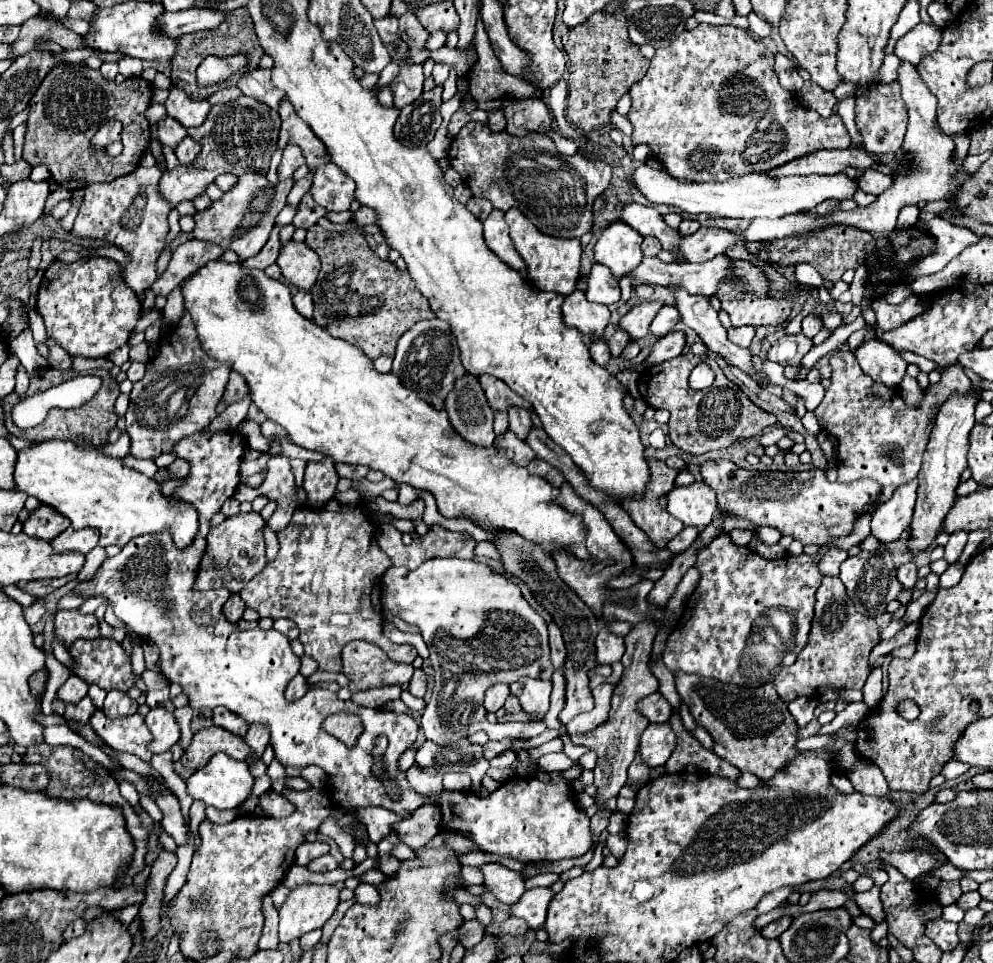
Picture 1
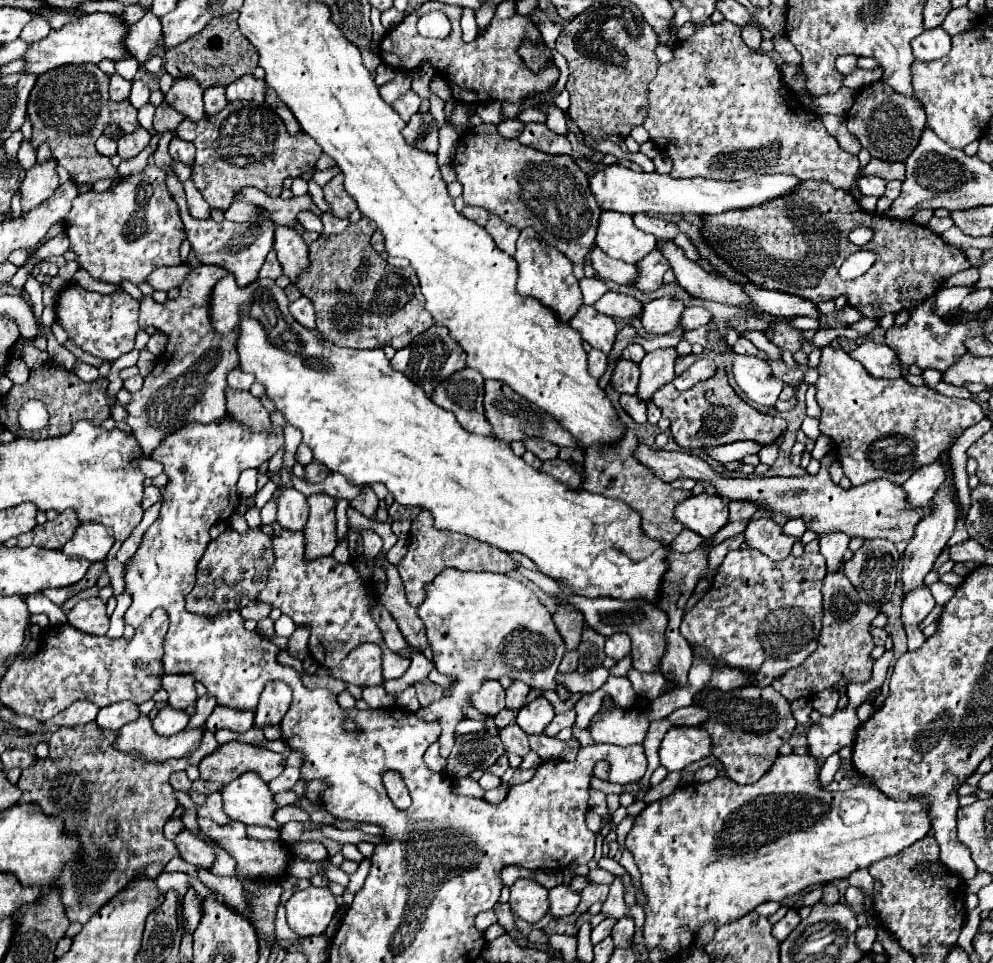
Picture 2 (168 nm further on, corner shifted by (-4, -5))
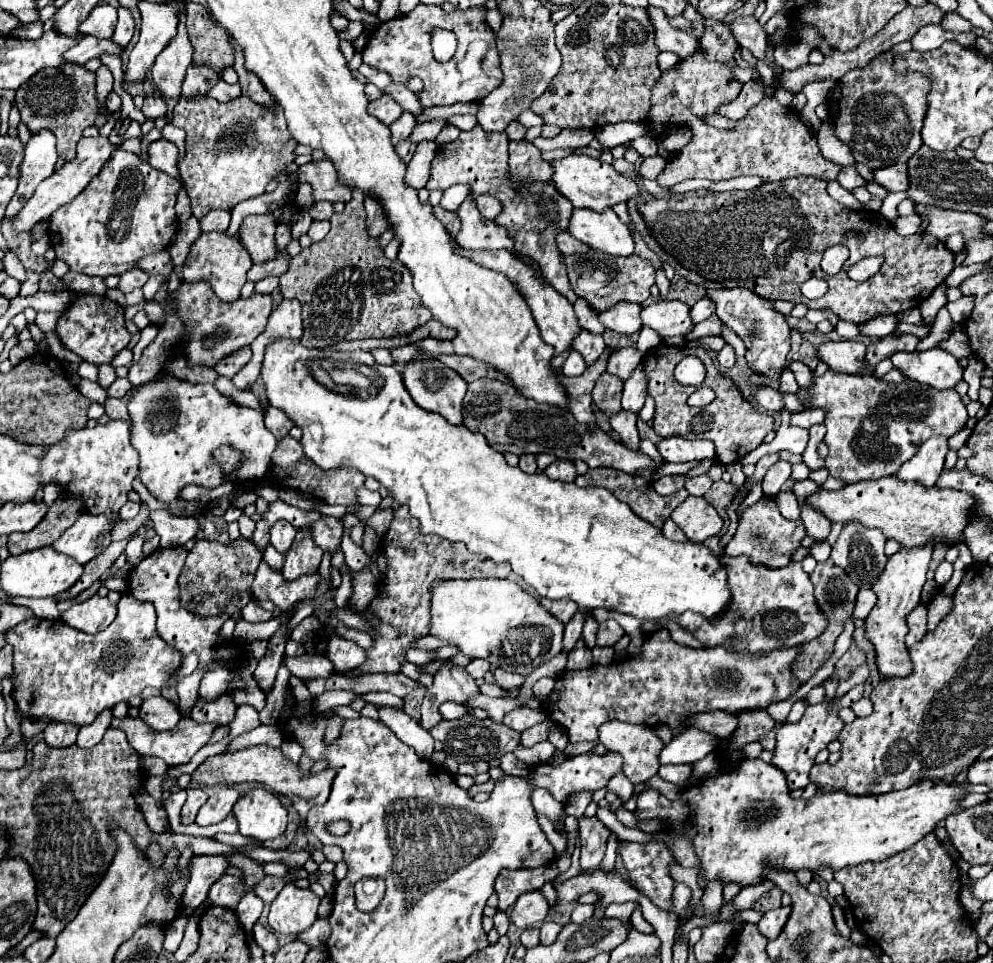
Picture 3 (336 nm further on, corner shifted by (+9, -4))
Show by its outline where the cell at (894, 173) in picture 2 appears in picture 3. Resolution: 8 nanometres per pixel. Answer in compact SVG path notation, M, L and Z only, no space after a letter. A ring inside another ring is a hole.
M895 164L887 166L883 170L875 170L875 182L887 188L889 192L905 192L909 186L909 174L905 164Z

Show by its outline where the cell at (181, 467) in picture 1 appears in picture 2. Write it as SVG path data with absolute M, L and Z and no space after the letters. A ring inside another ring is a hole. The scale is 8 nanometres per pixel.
M154 485L146 487L146 491L144 491L144 499L142 499L142 507L148 509L148 507L154 505L156 501L160 501L160 497L162 497L162 489L158 489L158 487L154 487Z

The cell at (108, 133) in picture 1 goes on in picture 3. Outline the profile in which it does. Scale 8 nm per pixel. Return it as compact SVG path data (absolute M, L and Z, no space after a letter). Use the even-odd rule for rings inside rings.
M115 150L101 174L77 198L51 216L51 246L71 270L87 276L123 274L147 254L165 250L177 228L175 200L181 182L151 168L137 154Z

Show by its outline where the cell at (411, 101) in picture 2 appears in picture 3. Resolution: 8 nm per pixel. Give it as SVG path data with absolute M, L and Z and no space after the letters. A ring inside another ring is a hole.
M381 96L379 100L375 102L369 102L369 114L373 114L375 118L379 118L385 126L393 124L401 114L403 114L403 108L391 98L391 96Z

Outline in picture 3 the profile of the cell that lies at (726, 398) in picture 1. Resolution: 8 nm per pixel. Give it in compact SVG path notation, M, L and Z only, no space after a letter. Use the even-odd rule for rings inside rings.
M655 346L651 352L643 356L643 368L647 372L647 392L655 398L655 418L653 418L653 430L661 438L669 436L681 436L681 438L707 438L715 444L715 460L723 466L739 462L747 452L755 450L763 438L773 430L773 418L767 412L755 410L739 392L735 382L729 376L723 376L715 366L713 360L707 356L707 352L699 348L679 348L679 346ZM687 352L699 352L699 360L703 360L707 368L707 376L703 380L703 386L709 386L717 398L705 406L705 408L691 408L687 406L687 398L691 392L695 392L693 386L679 384L671 374L671 360L683 360Z

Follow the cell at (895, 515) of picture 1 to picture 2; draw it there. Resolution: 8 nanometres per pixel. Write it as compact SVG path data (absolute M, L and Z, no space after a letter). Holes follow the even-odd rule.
M934 461L932 465L924 465L920 467L904 485L902 489L906 491L906 501L910 503L910 507L918 509L918 507L926 507L932 501L932 495L938 491L938 487L942 485L946 477L944 467Z

